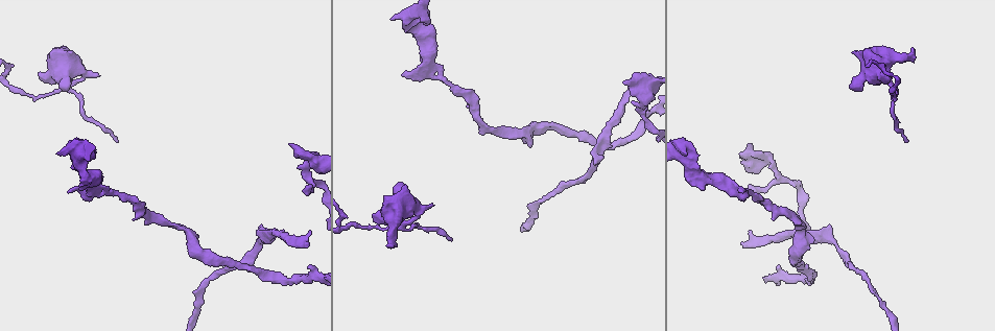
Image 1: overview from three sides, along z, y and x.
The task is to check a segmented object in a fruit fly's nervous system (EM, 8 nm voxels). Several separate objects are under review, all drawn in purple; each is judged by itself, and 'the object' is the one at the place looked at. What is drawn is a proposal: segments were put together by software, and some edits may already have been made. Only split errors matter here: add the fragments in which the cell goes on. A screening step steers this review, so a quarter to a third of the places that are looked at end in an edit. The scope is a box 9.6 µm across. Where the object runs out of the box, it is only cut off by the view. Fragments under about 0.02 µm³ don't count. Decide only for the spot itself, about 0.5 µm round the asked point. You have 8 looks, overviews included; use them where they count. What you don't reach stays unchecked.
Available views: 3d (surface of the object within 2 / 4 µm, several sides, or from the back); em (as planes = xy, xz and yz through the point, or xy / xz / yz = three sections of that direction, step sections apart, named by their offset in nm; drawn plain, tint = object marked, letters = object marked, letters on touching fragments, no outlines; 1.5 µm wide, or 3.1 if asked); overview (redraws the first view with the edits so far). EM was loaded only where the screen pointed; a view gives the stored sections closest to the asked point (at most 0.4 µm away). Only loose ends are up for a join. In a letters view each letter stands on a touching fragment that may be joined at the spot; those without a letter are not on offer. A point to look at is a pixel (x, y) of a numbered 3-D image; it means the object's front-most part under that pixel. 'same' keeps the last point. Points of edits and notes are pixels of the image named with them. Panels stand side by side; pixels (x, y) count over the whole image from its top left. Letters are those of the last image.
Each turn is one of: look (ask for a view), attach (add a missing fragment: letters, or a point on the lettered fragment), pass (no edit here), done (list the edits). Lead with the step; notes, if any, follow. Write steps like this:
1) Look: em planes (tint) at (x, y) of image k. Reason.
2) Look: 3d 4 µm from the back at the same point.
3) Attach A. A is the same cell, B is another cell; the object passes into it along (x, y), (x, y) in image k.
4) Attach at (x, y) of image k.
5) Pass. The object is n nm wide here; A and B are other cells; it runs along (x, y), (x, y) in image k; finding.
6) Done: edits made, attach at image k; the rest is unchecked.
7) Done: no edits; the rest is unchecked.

Look: em planes (letters) at (691, 142) of image 1. An open end.

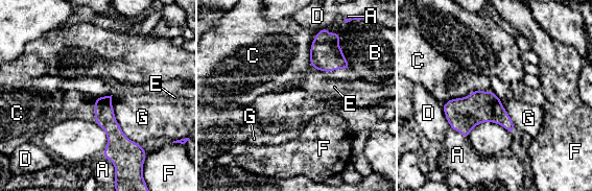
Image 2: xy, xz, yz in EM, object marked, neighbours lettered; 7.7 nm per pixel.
Pass. A, B, C, D, E, F and G are other cells; a border runs along (112, 95), (116, 121), (139, 144) in image 2; none of them fits.

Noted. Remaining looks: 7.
Look: 3d 4 µm at (305, 247) of image 1. Thin end.

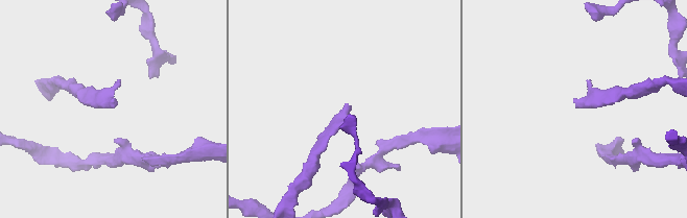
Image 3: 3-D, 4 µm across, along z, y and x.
Look: em planes (letters) at (578, 105) of image 3. Now the EM.

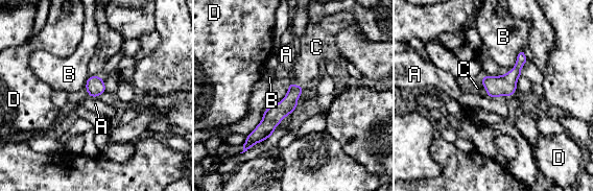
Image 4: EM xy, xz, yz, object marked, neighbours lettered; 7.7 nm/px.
Attach C. C is the same cell, A, B and D are other cells; the cell continues.

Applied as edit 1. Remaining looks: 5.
Look: overview.

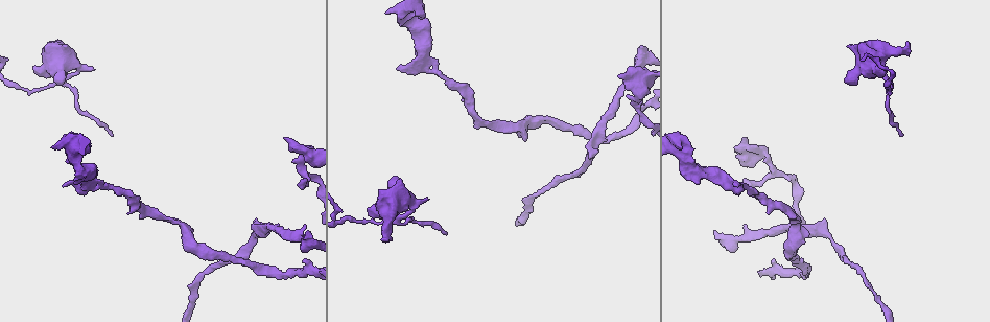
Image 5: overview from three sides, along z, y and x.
Look: em planes (plain) at (286, 137) of image 5.

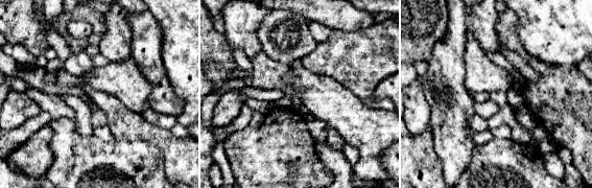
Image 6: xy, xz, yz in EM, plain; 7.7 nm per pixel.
Look: em planes (tint) at the same point. With the object marked.

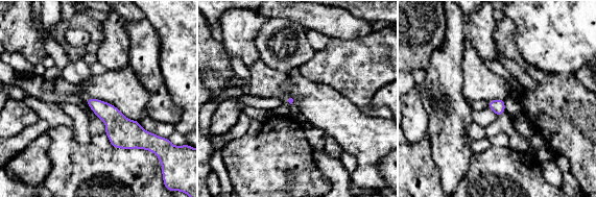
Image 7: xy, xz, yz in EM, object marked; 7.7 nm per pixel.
Look: em planes (letters) at the same point. See the neighbours.

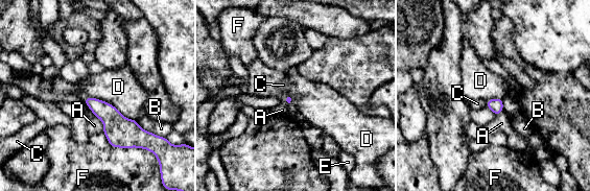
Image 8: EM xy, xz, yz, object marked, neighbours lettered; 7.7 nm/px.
Pass. A, B, C, D, E and F are other cells; a border runs along (87, 96), (108, 101), (136, 120) in image 8; no lettered fragment goes on from it.

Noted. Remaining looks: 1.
Done: edits made, attach at image 4; the rest is unchecked.

